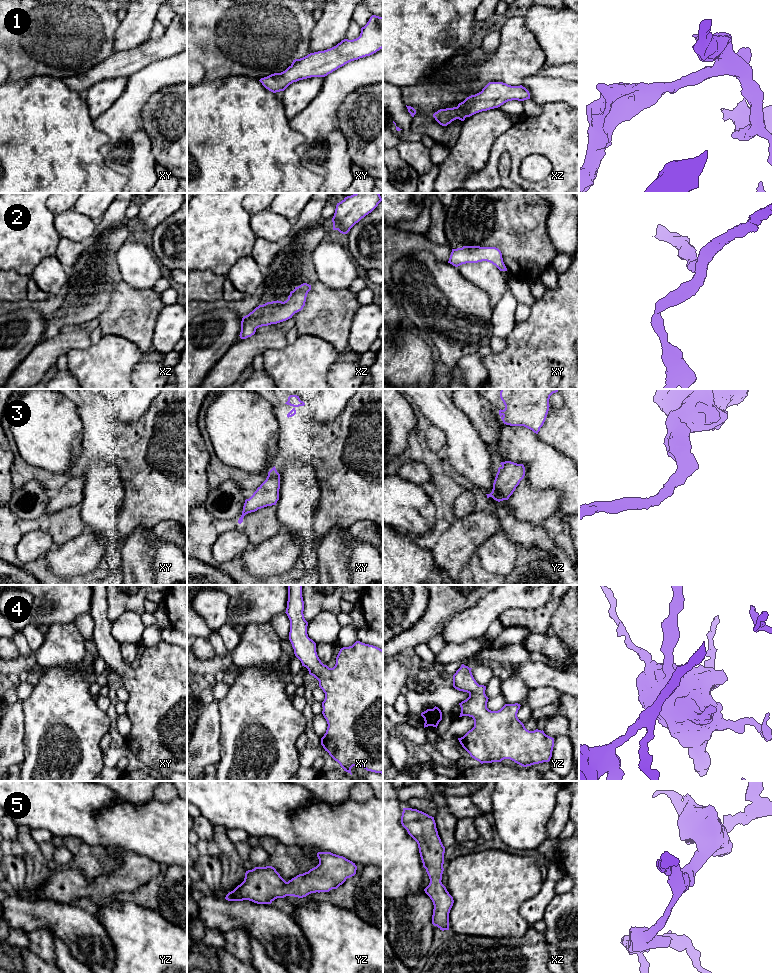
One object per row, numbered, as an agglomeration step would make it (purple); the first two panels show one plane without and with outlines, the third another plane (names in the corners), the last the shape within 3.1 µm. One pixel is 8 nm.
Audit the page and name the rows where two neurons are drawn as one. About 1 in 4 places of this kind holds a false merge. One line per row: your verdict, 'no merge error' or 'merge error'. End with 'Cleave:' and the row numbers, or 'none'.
1: no merge error
2: no merge error
3: no merge error
4: no merge error
5: no merge error
Cleave: none

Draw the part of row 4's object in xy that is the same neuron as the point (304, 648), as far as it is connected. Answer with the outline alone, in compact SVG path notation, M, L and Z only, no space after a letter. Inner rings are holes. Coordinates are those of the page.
M302 585L287 586L285 613L290 620L289 640L295 656L319 681L319 687L325 693L322 714L328 727L321 738L321 745L351 775L353 766L383 774L383 650L356 641L352 646L340 649L333 668L324 665L317 655L316 643L307 634Z

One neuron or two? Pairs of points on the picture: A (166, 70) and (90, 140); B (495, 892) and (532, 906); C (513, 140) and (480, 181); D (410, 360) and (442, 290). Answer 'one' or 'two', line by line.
A: two
B: two
C: one
D: two

